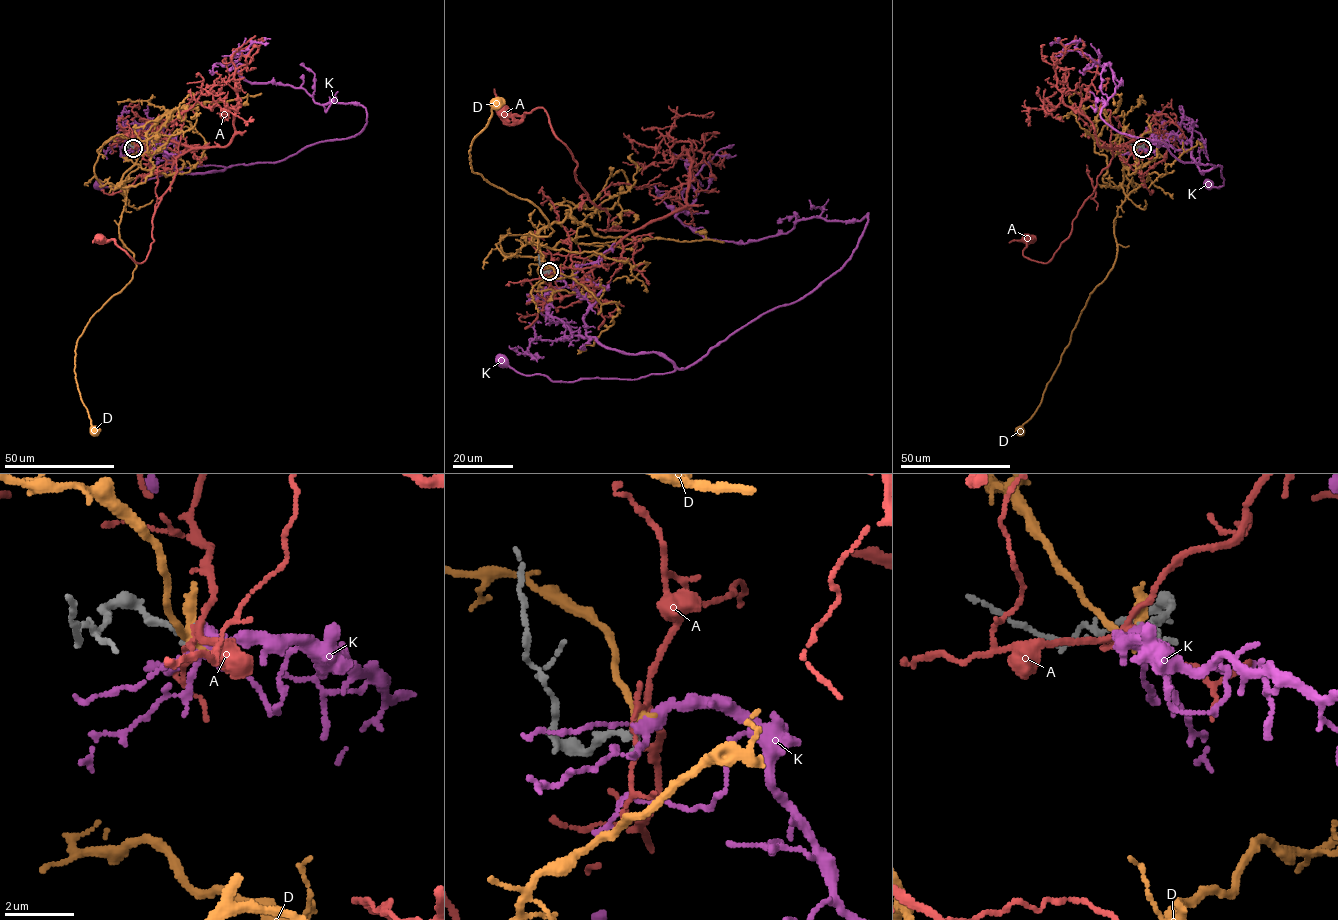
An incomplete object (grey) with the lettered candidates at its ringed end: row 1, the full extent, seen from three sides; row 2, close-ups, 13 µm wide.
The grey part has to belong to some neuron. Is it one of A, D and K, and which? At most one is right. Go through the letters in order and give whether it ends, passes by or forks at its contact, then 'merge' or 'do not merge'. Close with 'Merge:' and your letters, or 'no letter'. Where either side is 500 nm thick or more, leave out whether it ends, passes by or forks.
A: it forks there; do not merge
D: it ends there; do not merge
K: it forks there; merge
Merge: K

